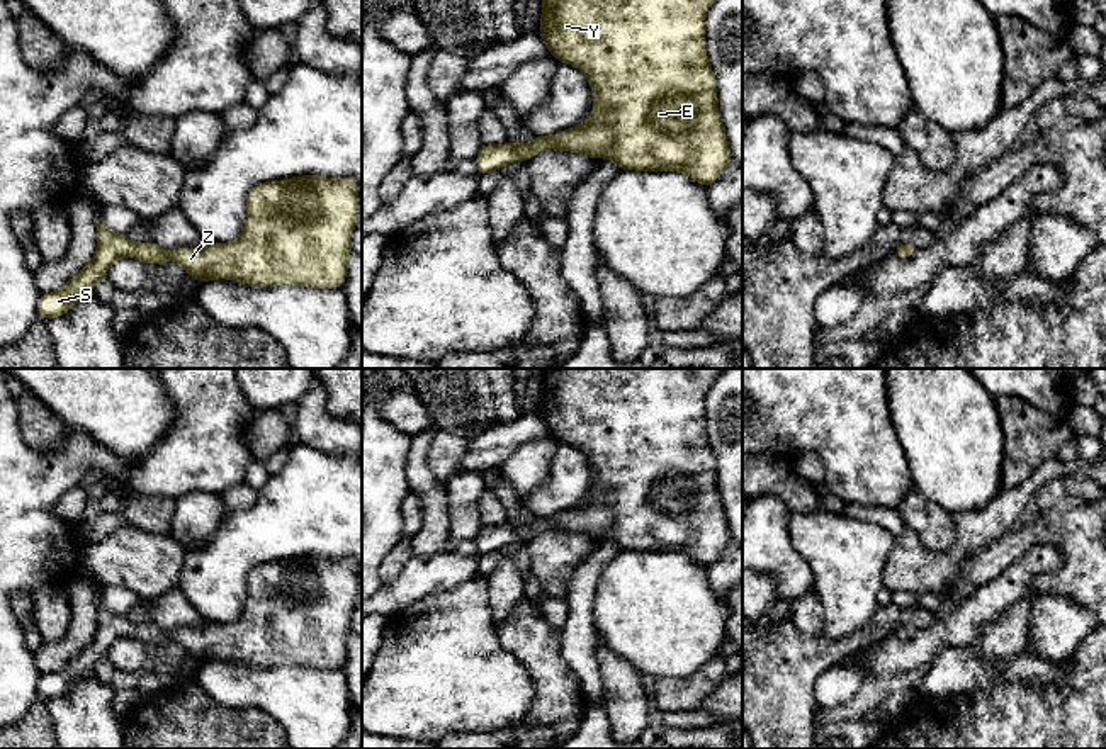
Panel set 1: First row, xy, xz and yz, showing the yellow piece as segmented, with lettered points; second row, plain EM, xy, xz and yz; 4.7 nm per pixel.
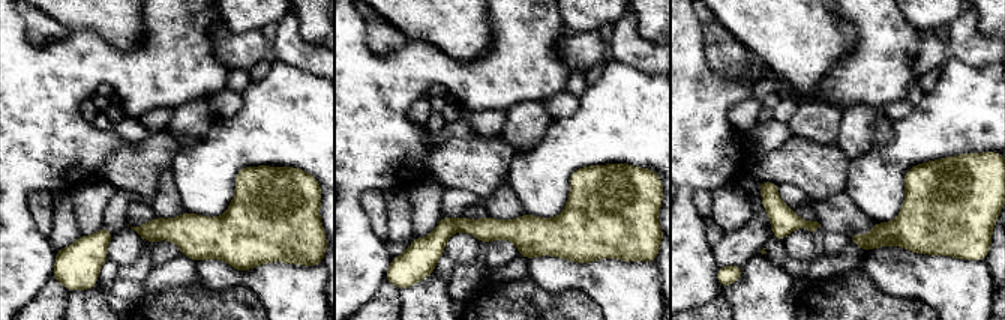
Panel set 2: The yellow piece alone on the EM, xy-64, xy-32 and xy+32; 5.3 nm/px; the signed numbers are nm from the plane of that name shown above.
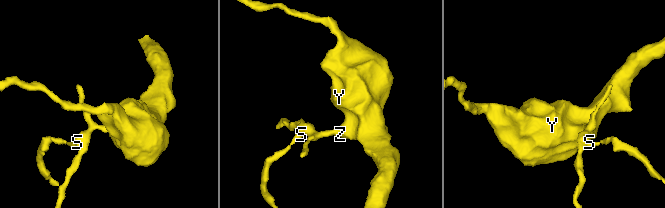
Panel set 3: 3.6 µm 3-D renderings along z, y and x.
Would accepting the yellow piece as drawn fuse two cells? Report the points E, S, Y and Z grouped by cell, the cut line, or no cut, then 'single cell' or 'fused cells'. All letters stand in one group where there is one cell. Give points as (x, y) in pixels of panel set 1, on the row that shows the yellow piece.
E S Y Z | no cut | single cell

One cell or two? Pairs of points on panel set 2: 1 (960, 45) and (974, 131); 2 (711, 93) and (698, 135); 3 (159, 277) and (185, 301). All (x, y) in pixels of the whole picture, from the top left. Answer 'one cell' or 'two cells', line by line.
1: two cells
2: one cell
3: two cells

